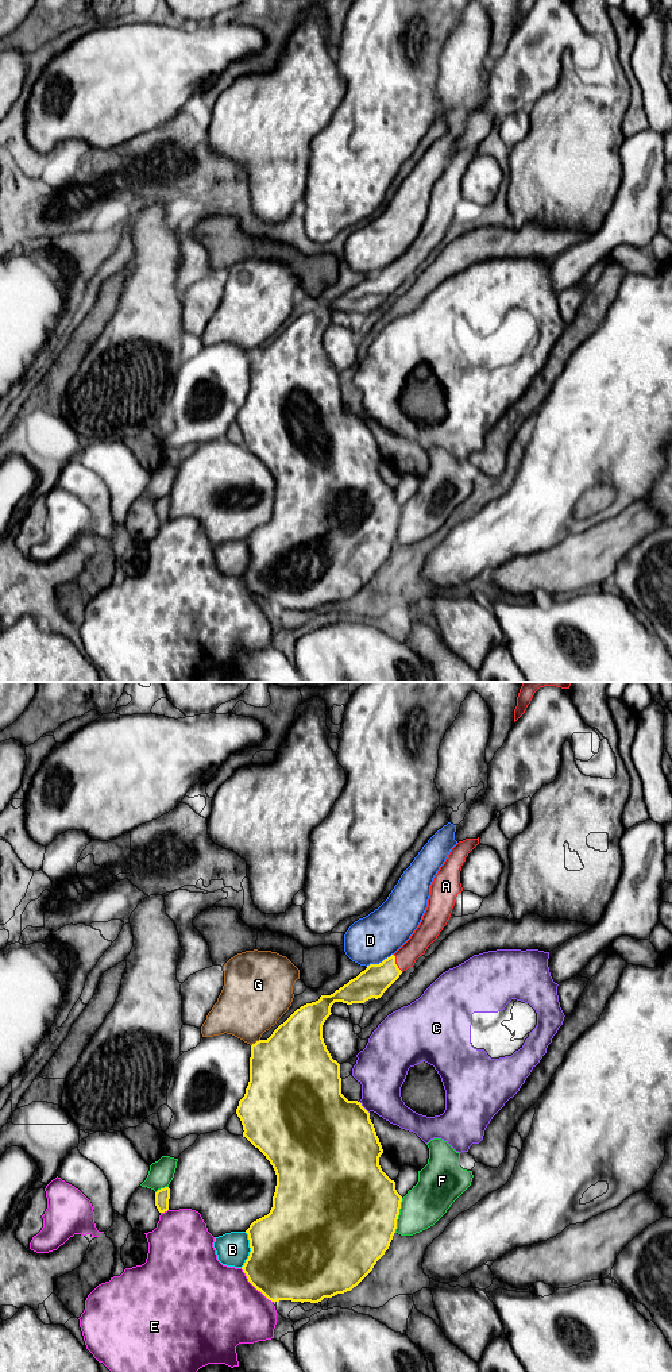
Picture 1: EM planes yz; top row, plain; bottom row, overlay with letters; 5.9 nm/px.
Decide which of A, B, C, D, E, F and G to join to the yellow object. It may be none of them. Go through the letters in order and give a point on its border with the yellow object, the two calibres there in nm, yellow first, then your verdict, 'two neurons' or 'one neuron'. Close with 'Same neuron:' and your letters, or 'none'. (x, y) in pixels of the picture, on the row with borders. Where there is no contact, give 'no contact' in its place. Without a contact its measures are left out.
A: yz (394, 963) | 180/130 nm | one neuron
B: yz (251, 1249) | 500/200 nm | two neurons
C: yz (363, 1107) | 480/300 nm | two neurons
D: yz (379, 963) | 180/280 nm | two neurons
E: yz (254, 1286) | 460/480 nm | two neurons
F: yz (398, 1214) | 500/240 nm | two neurons
G: yz (257, 1041) | 440/380 nm | two neurons
Same neuron: A

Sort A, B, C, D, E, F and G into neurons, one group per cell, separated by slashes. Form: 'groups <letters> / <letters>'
groups A / B / C / D / E / F / G

